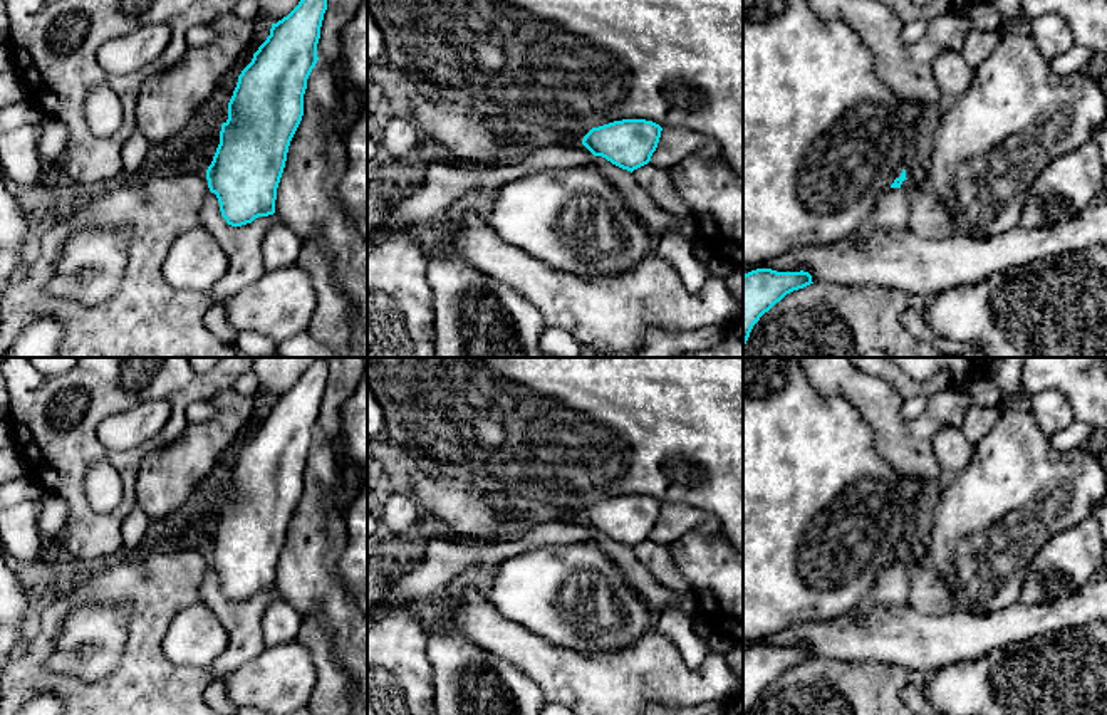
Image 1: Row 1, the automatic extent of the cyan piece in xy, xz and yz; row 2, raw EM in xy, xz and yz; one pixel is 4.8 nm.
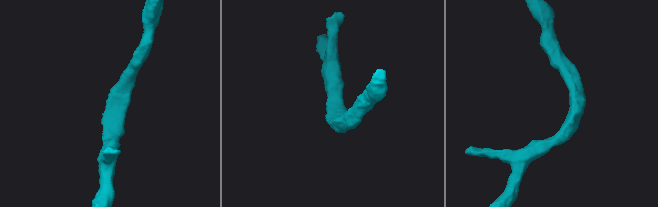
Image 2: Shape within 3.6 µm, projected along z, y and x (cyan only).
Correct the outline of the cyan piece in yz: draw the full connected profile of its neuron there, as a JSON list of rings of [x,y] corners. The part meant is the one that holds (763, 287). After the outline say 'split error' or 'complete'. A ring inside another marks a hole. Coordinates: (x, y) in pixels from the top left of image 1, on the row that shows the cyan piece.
[[[756,269],[743,275],[743,346],[753,326],[787,294],[813,284],[808,272]]] | complete

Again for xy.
[[[300,0],[287,17],[272,23],[270,35],[238,76],[220,144],[206,170],[208,188],[231,227],[275,213],[288,146],[304,116],[307,79],[319,60],[317,44],[325,10],[327,0]]] | complete

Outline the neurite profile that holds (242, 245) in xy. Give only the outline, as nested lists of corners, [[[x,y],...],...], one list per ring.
[[[208,190],[200,220],[228,258],[226,274],[210,290],[215,300],[235,295],[265,275],[262,242],[270,225],[277,220],[275,213],[258,217],[242,227],[231,227],[221,217],[216,195]]]

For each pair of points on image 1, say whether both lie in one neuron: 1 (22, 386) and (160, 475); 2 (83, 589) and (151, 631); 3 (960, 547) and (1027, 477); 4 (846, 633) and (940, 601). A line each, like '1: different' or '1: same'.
1: different
2: same
3: same
4: different

